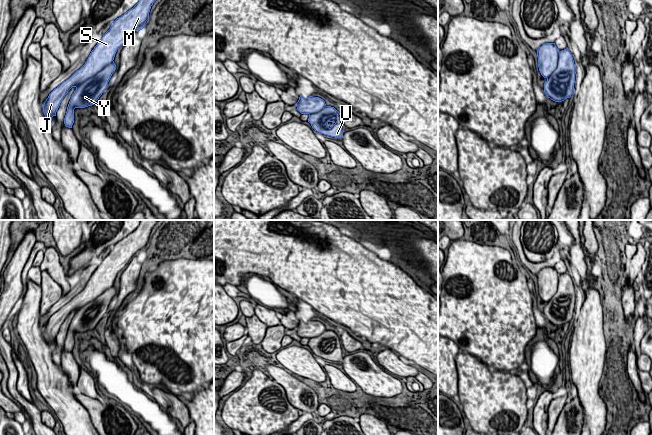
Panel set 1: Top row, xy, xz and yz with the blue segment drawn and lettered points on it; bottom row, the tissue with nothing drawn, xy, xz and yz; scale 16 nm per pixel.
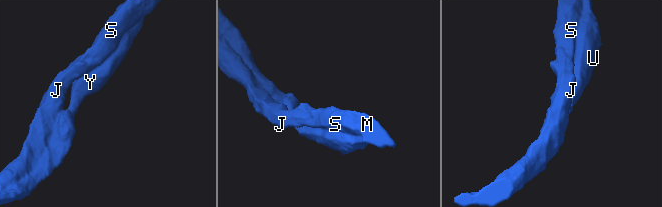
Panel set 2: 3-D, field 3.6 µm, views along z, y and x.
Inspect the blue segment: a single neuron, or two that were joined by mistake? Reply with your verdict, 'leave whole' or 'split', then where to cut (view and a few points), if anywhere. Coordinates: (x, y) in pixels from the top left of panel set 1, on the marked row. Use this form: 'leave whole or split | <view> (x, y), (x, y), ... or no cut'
leave whole | no cut

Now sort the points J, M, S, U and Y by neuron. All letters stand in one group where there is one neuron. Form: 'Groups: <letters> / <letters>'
Groups: J M S U Y

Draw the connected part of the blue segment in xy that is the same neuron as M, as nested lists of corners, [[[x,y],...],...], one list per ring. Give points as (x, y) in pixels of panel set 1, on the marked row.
[[[139,0],[132,9],[113,21],[85,64],[49,94],[43,104],[43,113],[52,124],[52,117],[56,116],[61,101],[72,87],[76,90],[71,96],[64,118],[66,127],[72,128],[75,108],[85,108],[96,103],[116,70],[113,60],[117,50],[134,31],[144,28],[155,1]]]

